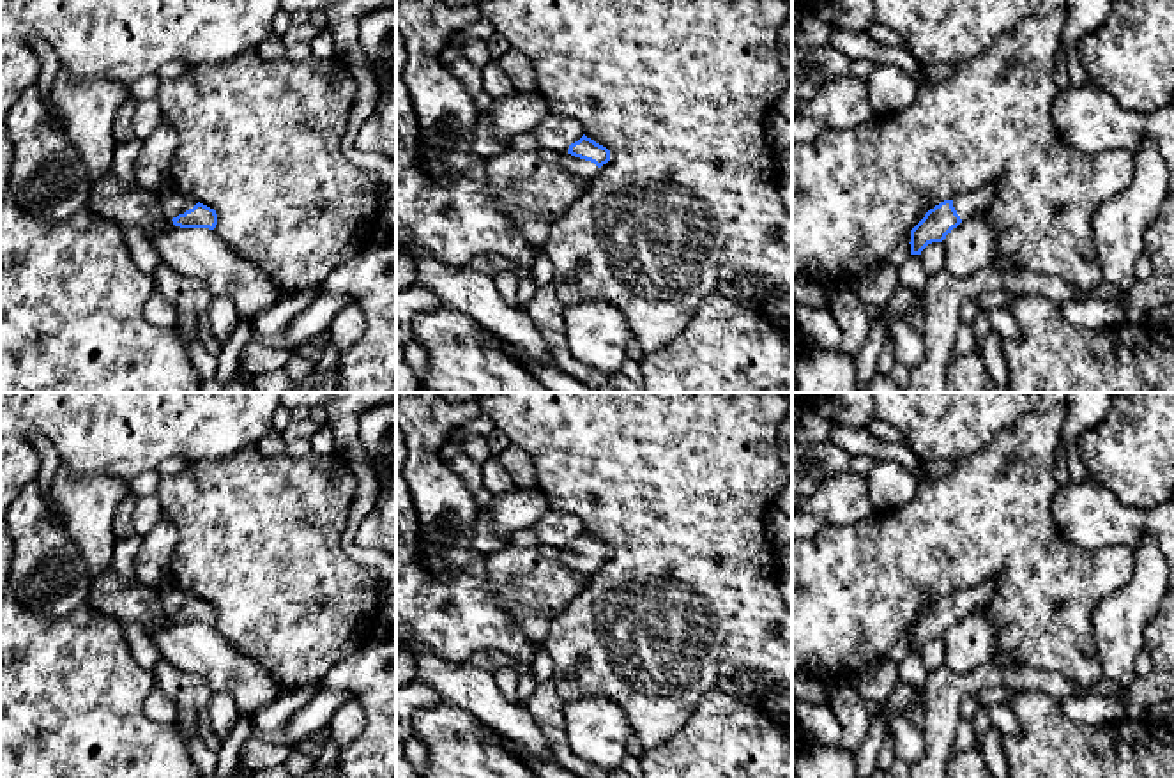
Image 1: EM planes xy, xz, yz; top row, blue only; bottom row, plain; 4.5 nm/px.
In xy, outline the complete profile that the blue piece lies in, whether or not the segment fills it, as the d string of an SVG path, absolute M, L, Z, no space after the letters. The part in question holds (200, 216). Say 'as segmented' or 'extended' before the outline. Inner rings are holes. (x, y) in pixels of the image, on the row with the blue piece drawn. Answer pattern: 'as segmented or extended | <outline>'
extended | M168 184L157 193L157 202L163 214L172 219L175 226L214 230L217 225L217 214L214 209L196 202L173 184Z

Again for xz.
extended | M585 134L569 145L569 149L559 154L557 163L569 173L573 173L583 191L598 175L598 170L610 161L610 150Z

